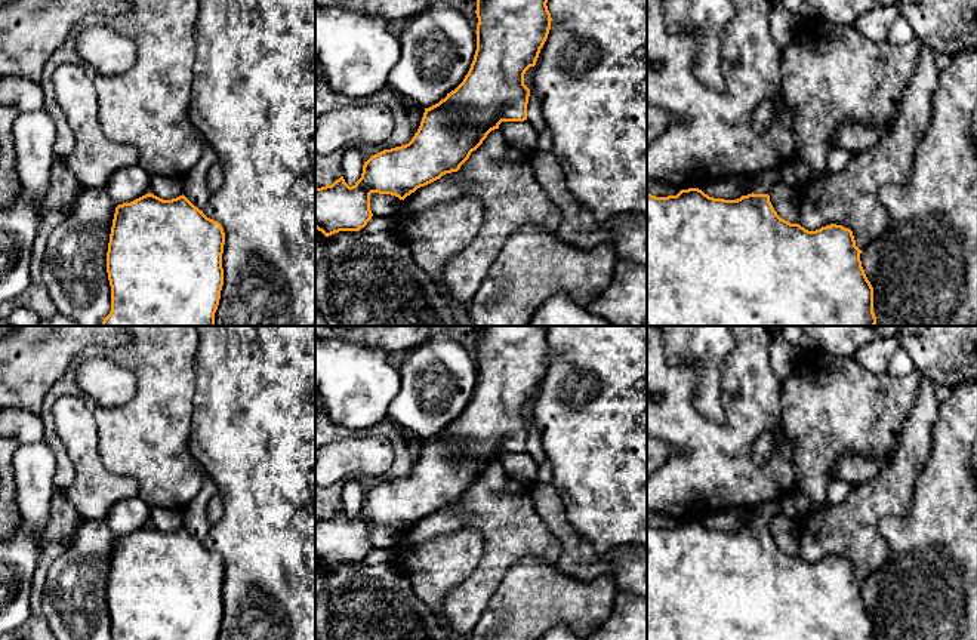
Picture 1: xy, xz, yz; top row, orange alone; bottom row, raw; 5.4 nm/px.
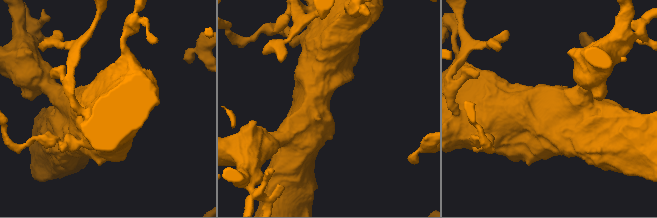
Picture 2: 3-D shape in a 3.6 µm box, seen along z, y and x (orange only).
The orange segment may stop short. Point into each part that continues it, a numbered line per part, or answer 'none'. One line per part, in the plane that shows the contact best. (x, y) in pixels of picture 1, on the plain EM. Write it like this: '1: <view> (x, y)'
1: yz (761, 514)

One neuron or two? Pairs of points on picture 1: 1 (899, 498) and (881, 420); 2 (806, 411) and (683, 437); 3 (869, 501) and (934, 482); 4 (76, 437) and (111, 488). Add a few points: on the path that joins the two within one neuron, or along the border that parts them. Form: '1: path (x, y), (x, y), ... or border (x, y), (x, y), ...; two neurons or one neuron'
1: border (903, 422), (891, 457); two neurons
2: border (780, 381), (780, 424), (783, 431); two neurons
3: border (928, 457), (917, 479), (911, 508), (893, 516); two neurons
4: path (83, 449), (86, 462), (99, 476); one neuron

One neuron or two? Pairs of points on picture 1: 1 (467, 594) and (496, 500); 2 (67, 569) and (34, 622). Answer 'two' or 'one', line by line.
1: one
2: two

